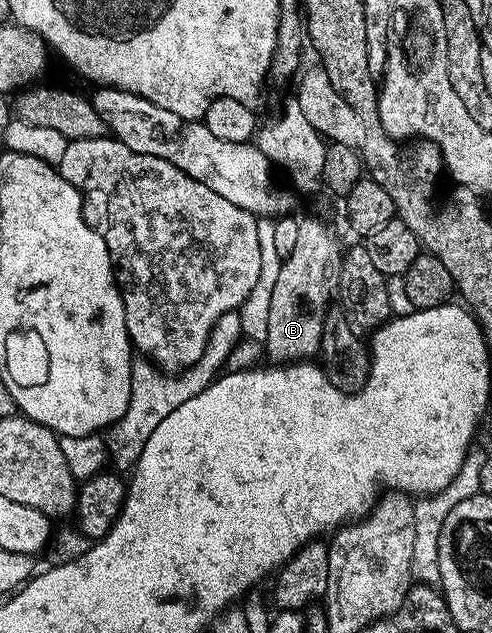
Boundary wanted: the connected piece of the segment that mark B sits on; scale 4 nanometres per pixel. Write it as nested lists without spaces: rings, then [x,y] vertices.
[[[315,217],[302,218],[297,227],[297,240],[293,251],[282,258],[277,283],[274,284],[273,295],[270,296],[268,339],[265,342],[265,353],[272,362],[294,363],[314,358],[319,353],[319,340],[323,338],[323,322],[329,316],[327,300],[332,300],[333,286],[339,279],[339,262],[341,260],[341,245],[335,242],[335,237]]]

